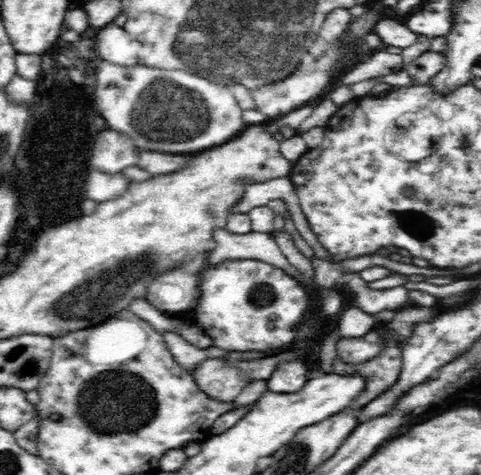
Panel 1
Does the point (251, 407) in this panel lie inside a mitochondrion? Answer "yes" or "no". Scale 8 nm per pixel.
no

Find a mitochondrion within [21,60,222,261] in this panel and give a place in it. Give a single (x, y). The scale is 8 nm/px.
(169, 108)

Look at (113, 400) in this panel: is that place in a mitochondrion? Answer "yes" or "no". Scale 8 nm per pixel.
yes

